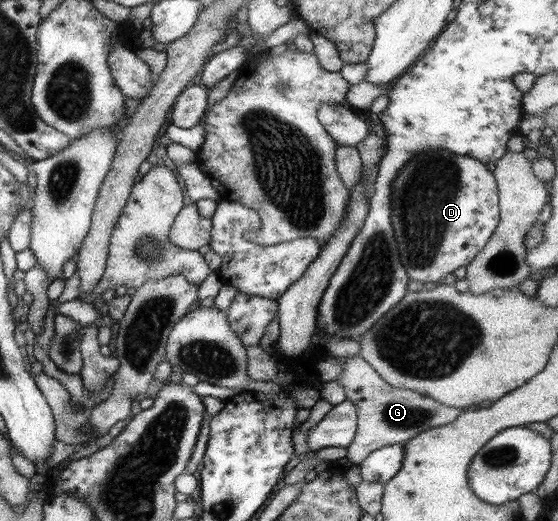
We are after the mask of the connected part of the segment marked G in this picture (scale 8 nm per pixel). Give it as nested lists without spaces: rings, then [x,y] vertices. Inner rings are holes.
[[[360,355],[343,357],[345,362],[343,374],[336,381],[345,386],[347,400],[353,400],[358,407],[356,434],[347,450],[347,459],[352,465],[360,465],[360,463],[372,452],[386,445],[402,444],[409,441],[413,436],[419,435],[419,432],[427,431],[435,427],[441,427],[453,423],[463,412],[463,408],[449,407],[410,389],[397,389],[389,385],[381,376],[367,363]]]

